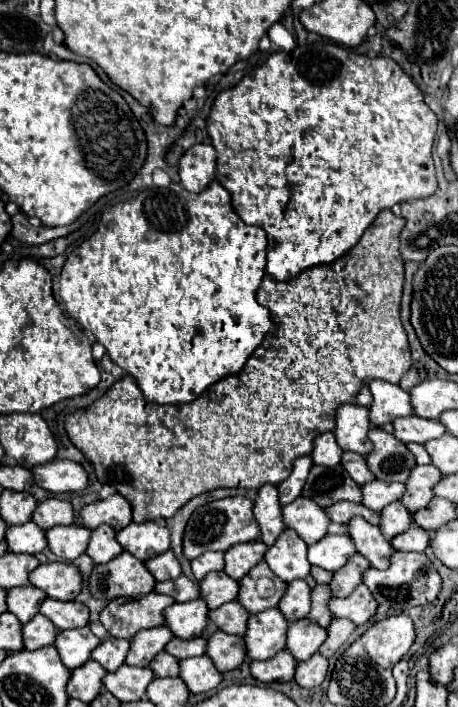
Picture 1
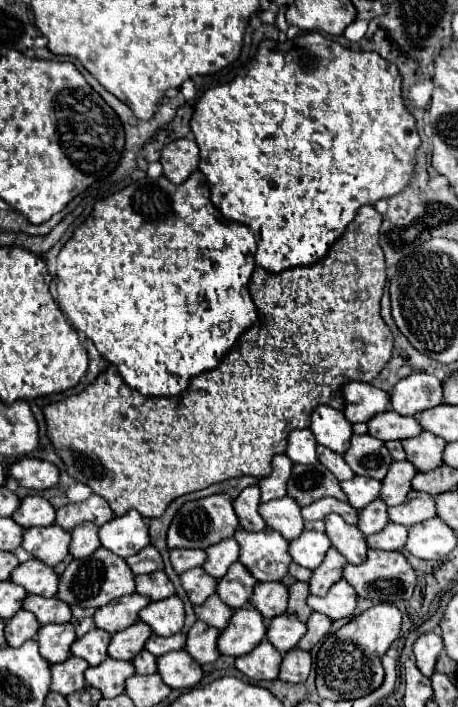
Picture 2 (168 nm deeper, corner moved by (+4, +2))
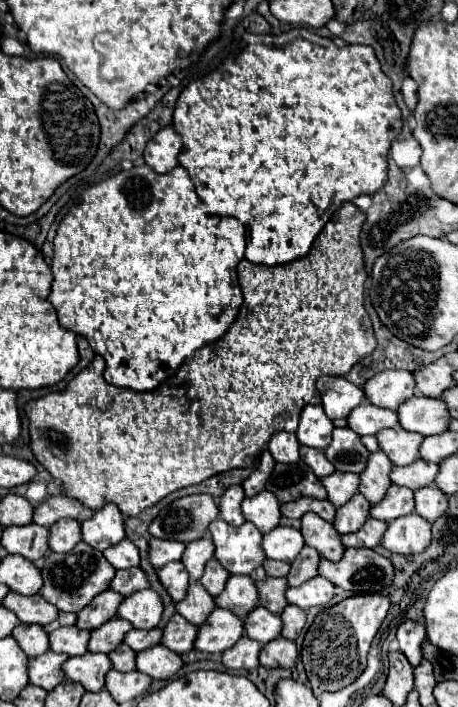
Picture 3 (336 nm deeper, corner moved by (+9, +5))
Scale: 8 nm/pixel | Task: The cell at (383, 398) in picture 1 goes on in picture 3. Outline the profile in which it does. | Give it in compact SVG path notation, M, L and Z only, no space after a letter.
M320 377L316 387L322 397L322 407L328 419L348 417L348 413L364 401L362 389L344 377Z

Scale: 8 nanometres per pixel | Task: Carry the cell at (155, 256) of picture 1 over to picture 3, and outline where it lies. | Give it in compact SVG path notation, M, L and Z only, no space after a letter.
M134 165L130 171L120 171L114 177L108 177L108 179L88 187L82 193L80 203L72 205L72 209L60 221L56 237L54 237L54 257L52 257L54 283L52 283L52 293L48 299L58 313L60 325L64 329L70 329L70 331L86 337L90 347L98 355L104 357L104 361L106 361L104 379L110 385L128 387L134 391L152 391L158 387L158 383L162 383L162 379L174 375L176 367L180 367L182 361L186 357L190 357L196 349L220 339L228 331L232 321L236 319L238 307L242 305L242 293L238 287L236 265L244 257L244 249L246 249L246 231L244 231L242 223L238 223L234 217L218 217L218 215L206 213L204 203L198 199L194 185L190 183L190 175L186 173L184 167L176 167L176 169L160 175L160 173L152 171L148 165Z

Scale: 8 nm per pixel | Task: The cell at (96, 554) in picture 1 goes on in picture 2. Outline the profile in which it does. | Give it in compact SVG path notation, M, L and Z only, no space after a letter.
M83 522L83 526L75 526L75 530L71 530L71 536L73 540L69 552L73 558L87 558L97 548L101 548L99 526L95 526L93 522Z

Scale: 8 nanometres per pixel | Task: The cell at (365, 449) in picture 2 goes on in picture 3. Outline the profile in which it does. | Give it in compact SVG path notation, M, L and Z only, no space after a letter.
M338 427L332 431L332 441L324 449L326 459L336 467L336 471L360 473L366 467L370 451L360 443L360 437L354 435L348 427Z

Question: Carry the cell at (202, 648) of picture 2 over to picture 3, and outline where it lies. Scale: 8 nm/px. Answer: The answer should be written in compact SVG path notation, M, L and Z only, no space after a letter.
M172 615L168 625L164 627L160 643L170 651L188 653L190 649L194 649L194 635L196 635L196 627L192 623L188 623L180 615Z

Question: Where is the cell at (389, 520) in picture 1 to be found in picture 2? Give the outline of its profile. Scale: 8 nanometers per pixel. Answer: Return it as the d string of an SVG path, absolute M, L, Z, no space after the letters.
M377 498L375 502L371 502L369 506L365 506L361 510L361 518L359 518L359 530L369 536L369 534L377 534L381 532L385 526L389 524L389 516L387 516L387 504Z

